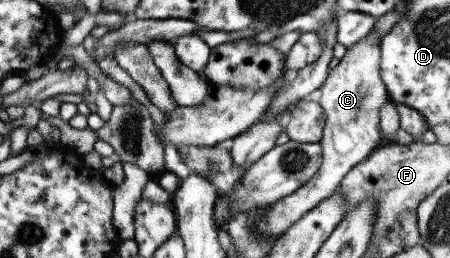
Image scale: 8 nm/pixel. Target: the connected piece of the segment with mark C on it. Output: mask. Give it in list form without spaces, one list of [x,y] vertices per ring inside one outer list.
[[[371,32],[359,39],[346,50],[340,63],[330,70],[327,80],[322,84],[319,104],[326,112],[326,125],[322,139],[323,161],[319,170],[293,194],[275,202],[268,211],[255,221],[255,229],[261,235],[279,237],[290,229],[316,205],[328,199],[339,187],[342,178],[361,161],[364,161],[382,141],[380,127],[381,107],[388,101],[386,84],[380,77],[381,39],[369,38]]]

